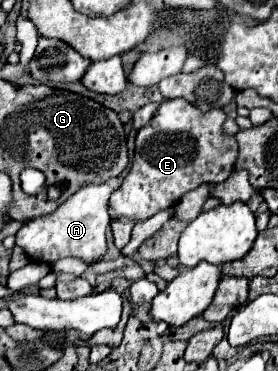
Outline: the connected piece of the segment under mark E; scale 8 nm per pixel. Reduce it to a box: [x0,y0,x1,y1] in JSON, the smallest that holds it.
[110,98,238,248]

